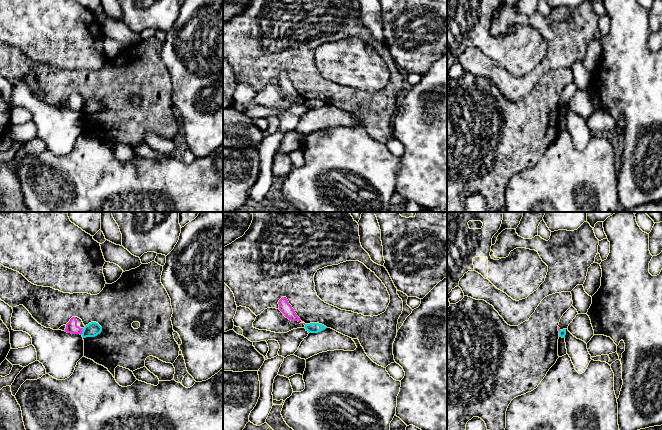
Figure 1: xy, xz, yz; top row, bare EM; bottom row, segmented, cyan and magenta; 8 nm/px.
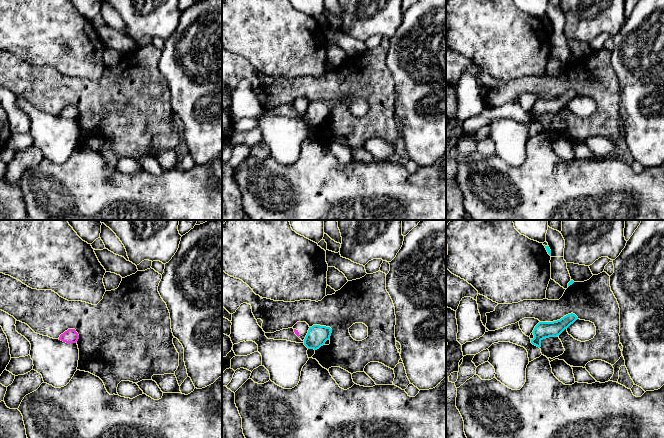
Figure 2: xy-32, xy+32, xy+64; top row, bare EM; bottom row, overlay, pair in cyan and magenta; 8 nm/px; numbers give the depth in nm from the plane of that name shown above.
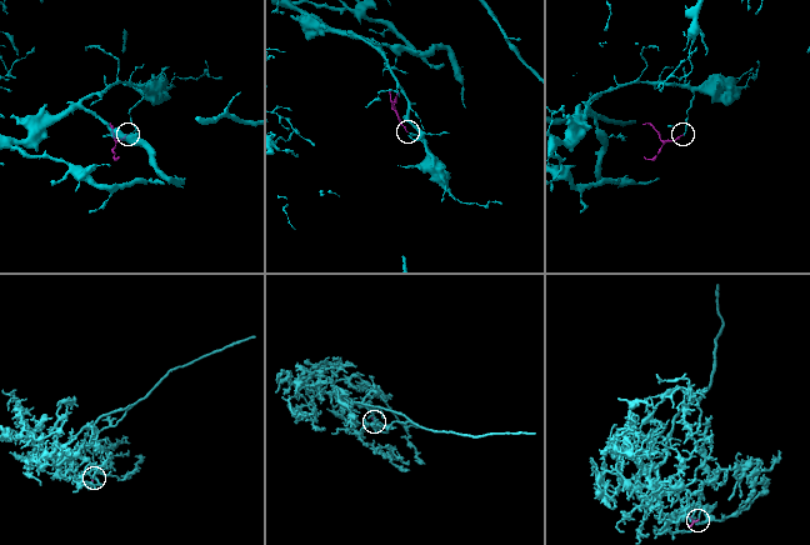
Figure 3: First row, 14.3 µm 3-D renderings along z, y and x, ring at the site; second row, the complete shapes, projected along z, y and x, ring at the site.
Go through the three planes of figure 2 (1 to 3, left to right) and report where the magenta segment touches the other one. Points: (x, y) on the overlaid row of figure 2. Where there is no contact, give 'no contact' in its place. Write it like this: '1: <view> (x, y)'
1: no contact
2: no contact
3: no contact

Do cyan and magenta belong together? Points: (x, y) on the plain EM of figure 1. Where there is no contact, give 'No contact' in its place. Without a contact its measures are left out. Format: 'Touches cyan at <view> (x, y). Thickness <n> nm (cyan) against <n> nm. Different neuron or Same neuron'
Touches cyan at xy (82, 108). Thickness 110 nm (cyan) against 100 nm. Different neuron

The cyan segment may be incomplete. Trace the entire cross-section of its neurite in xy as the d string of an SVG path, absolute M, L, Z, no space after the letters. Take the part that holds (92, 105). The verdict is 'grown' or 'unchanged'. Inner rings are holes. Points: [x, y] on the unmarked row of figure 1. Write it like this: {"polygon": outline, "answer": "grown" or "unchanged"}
{"polygon": "M91 98L88 101L86 101L82 107L82 113L95 113L98 110L100 110L102 107L102 103L96 99L96 98Z", "answer": "unchanged"}

